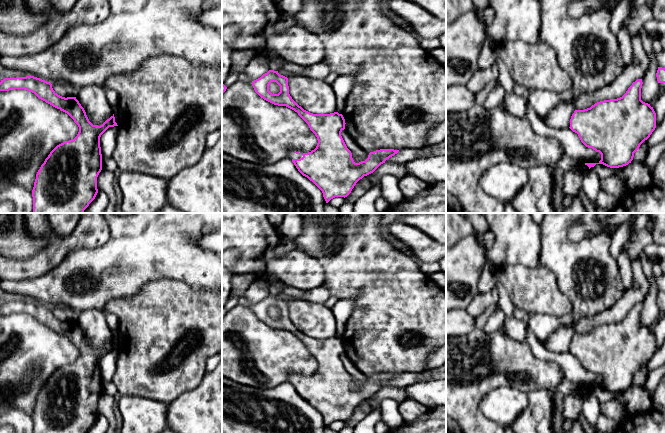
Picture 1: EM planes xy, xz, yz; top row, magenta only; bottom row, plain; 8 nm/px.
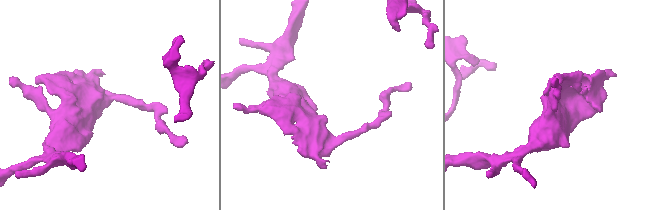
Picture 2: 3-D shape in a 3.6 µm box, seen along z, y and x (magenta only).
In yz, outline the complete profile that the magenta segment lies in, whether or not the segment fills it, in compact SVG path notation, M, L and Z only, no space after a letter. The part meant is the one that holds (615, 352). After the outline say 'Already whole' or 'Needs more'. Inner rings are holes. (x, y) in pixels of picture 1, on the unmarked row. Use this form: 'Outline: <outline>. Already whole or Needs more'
Outline: M642 303L632 307L626 317L617 323L595 327L590 332L575 334L570 343L570 353L577 357L581 366L601 378L598 387L585 387L589 391L603 388L619 392L631 387L634 377L656 352L656 337L650 328L641 324Z. Already whole

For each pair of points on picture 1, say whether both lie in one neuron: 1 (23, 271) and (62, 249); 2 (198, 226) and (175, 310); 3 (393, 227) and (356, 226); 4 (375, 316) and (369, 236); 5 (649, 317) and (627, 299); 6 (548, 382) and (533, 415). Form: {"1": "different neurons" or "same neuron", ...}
{"1": "same neuron", "2": "different neurons", "3": "different neurons", "4": "same neuron", "5": "different neurons", "6": "different neurons"}

